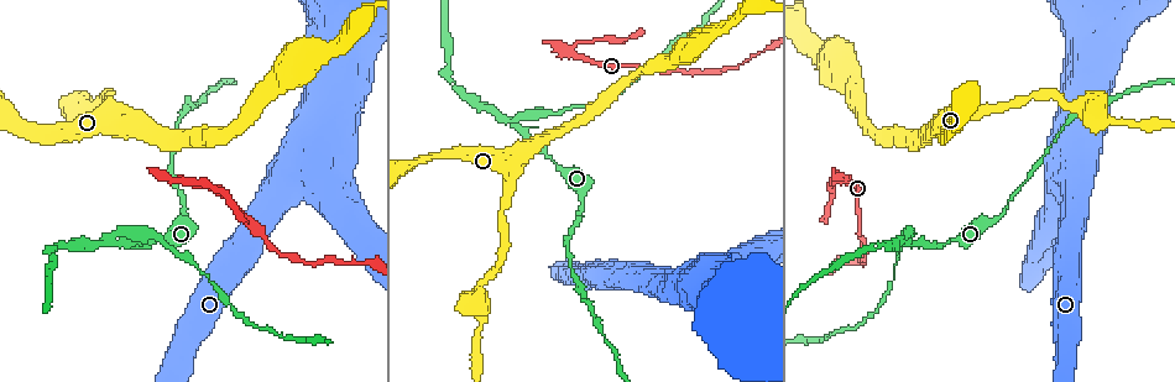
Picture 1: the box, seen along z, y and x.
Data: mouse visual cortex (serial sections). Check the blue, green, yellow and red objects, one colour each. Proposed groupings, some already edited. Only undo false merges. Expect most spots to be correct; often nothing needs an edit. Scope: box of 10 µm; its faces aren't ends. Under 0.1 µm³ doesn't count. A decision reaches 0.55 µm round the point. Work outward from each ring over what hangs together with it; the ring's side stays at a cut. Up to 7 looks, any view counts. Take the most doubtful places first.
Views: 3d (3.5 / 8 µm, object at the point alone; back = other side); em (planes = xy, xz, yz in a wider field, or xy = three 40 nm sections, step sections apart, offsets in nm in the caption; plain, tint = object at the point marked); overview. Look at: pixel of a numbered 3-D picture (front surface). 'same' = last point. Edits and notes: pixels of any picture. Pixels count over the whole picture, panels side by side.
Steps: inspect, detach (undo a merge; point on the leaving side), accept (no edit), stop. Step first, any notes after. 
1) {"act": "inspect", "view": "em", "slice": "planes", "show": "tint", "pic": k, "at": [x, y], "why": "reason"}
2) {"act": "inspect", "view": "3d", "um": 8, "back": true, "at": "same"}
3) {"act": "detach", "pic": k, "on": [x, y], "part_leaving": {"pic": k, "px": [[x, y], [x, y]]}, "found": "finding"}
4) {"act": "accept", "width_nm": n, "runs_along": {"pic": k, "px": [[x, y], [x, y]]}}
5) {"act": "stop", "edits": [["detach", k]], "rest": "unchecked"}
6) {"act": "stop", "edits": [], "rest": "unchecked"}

{"act": "inspect", "view": "3d", "um": 3.5, "pic": 1, "at": [107, 238], "why": "arms part here"}

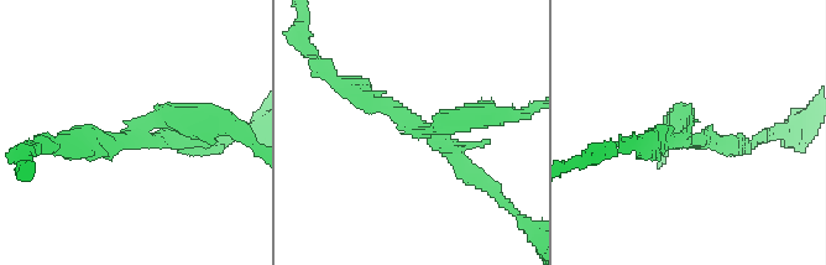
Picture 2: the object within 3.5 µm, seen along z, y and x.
{"act": "inspect", "view": "em", "slice": "xy", "step": 3, "show": "plain", "pic": 2, "at": [685, 131], "arms": 3, "arm_widths_nm": [200, 200, 300], "why": "shape alone is not enough"}

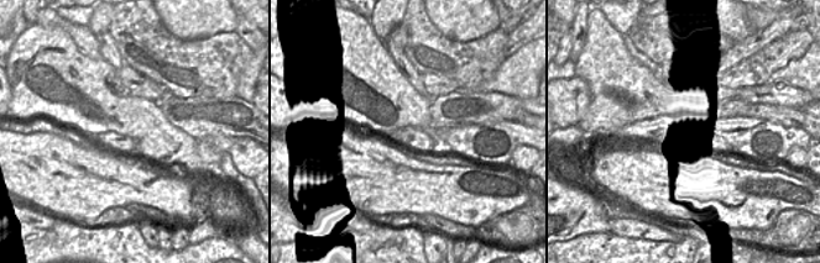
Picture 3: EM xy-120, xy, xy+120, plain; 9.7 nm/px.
{"act": "inspect", "view": "em", "slice": "xy", "step": 3, "show": "tint", "at": "same", "why": "with the object marked"}

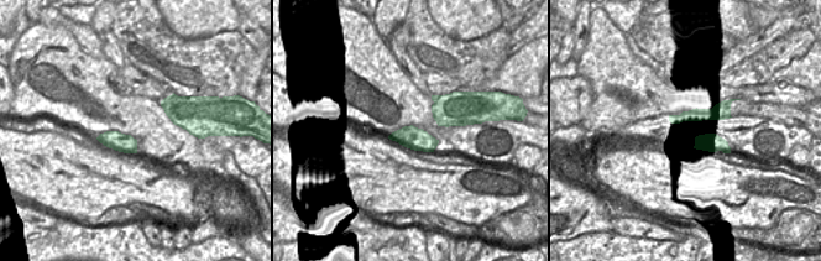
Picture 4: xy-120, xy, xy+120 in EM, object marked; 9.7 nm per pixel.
{"act": "detach", "pic": 2, "on": [460, 119], "part_leaving": {"pic": 2, "px": [[416, 130], [527, 112]]}, "found": "two cells meet here"}

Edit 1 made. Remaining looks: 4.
{"act": "inspect", "view": "overview"}

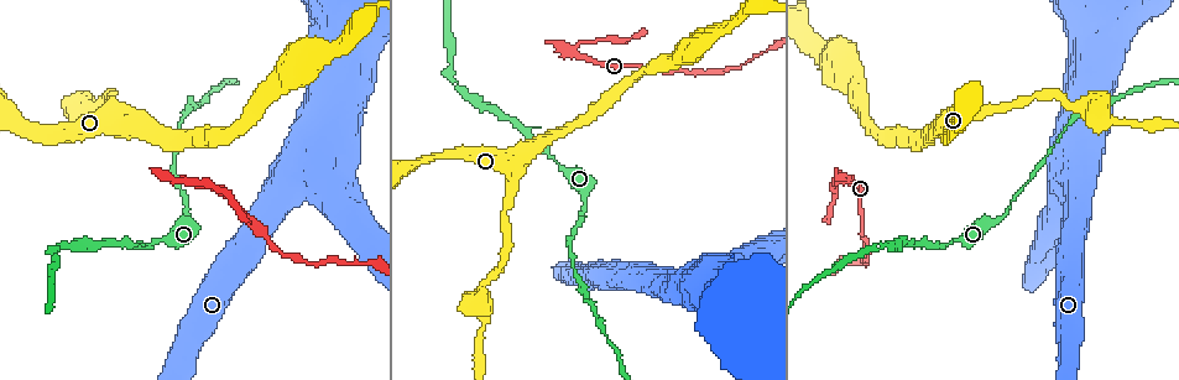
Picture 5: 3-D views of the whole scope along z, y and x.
{"act": "inspect", "view": "3d", "um": 3.5, "pic": 5, "at": [572, 49], "why": "abrupt turn"}

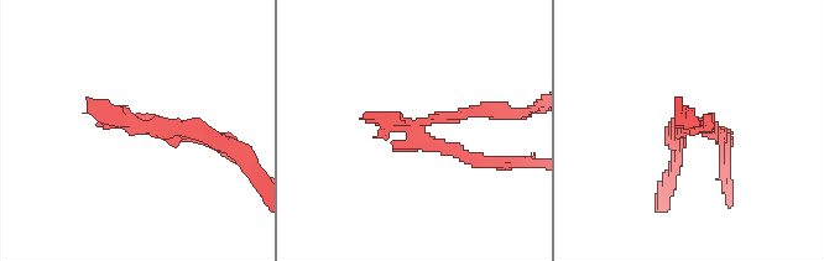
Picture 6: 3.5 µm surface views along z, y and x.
{"act": "inspect", "view": "em", "slice": "xy", "step": 2, "show": "tint", "pic": 6, "at": [415, 133], "why": "shape alone is not enough"}

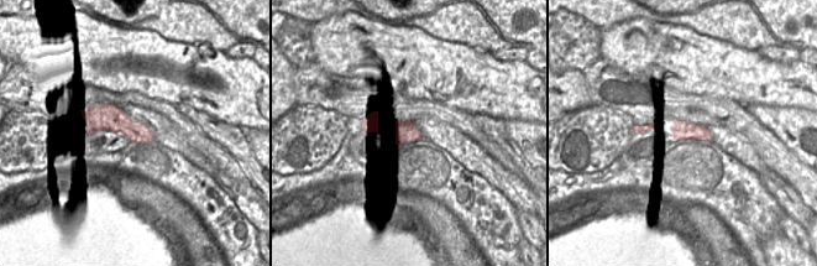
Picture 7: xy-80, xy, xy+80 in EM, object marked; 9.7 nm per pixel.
{"act": "detach", "pic": 6, "on": [463, 115], "width_nm": 200, "part_leaving": {"pic": 6, "px": [[415, 135], [449, 115], [521, 113]]}, "found": "a second cell is stuck on"}

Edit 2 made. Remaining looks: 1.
{"act": "stop", "edits": [["detach", 2], ["detach", 6]], "rest": "unchecked"}

